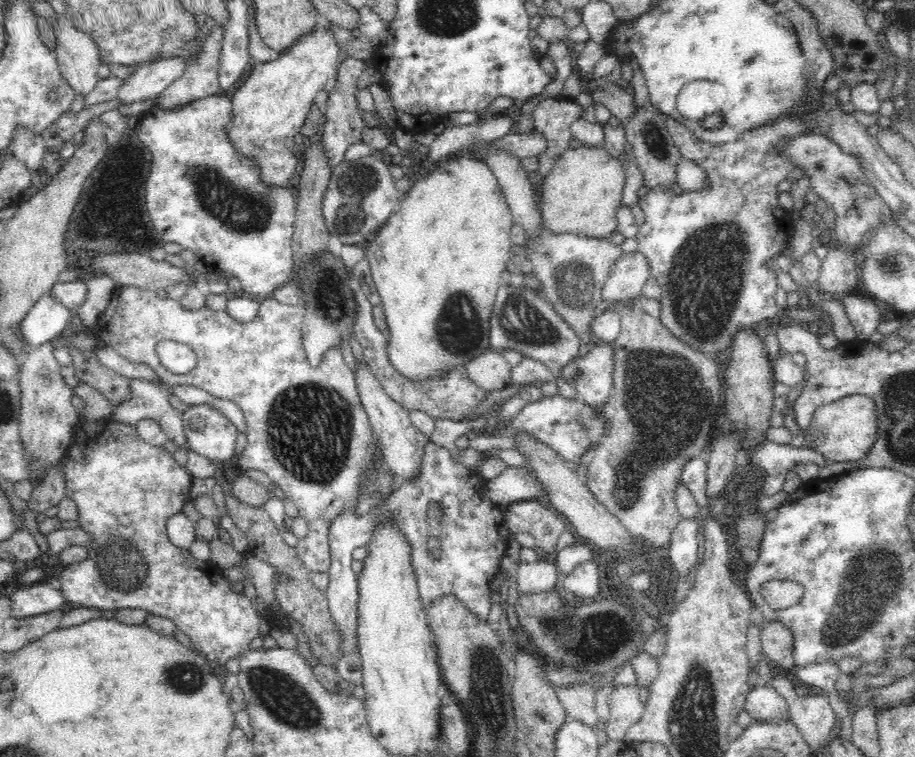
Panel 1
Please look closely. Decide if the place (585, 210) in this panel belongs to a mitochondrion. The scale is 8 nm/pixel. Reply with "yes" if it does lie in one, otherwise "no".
no

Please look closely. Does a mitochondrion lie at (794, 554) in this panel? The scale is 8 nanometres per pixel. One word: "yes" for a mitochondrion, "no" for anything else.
no

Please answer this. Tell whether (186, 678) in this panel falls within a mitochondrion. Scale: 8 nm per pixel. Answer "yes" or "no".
yes

